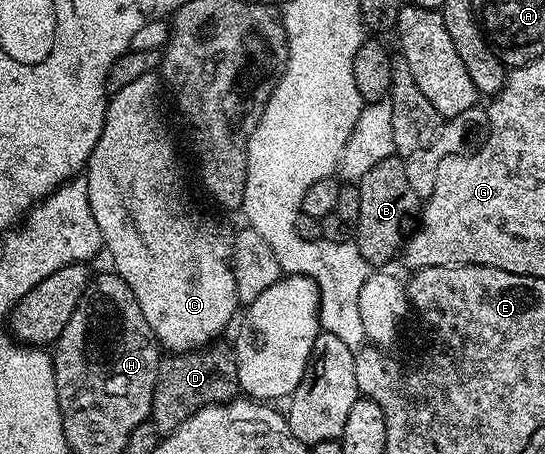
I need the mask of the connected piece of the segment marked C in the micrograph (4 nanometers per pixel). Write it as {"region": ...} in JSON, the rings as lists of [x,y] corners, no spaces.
{"region":[[[147,72],[130,86],[111,93],[102,134],[86,165],[86,179],[90,210],[98,230],[102,230],[104,248],[112,255],[111,267],[134,290],[134,298],[138,298],[138,306],[142,306],[142,314],[146,314],[146,322],[150,322],[161,349],[175,354],[194,352],[219,341],[228,323],[237,319],[241,303],[232,269],[233,237],[218,221],[203,216],[188,201],[176,165],[176,148],[160,113],[160,88],[162,92],[161,77]]]}

